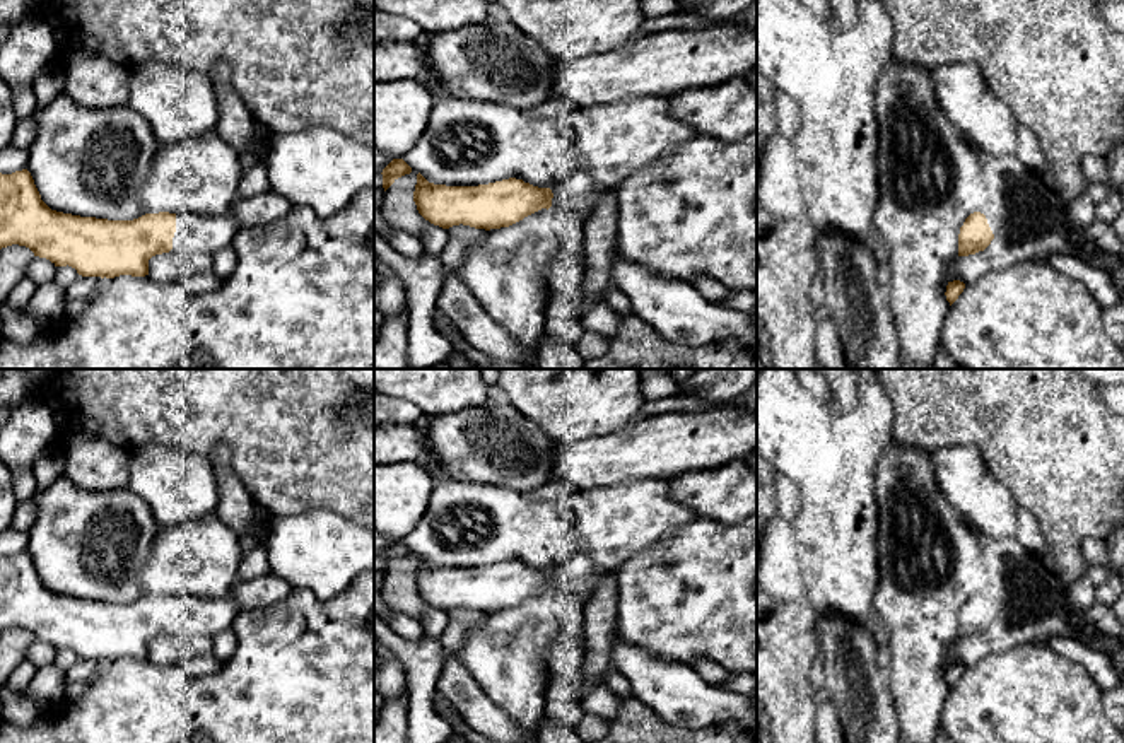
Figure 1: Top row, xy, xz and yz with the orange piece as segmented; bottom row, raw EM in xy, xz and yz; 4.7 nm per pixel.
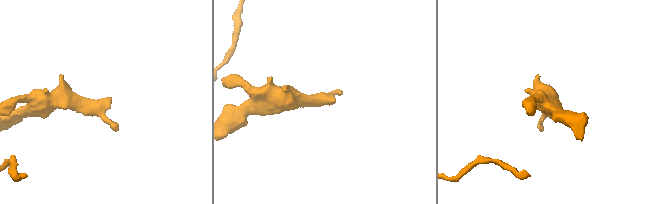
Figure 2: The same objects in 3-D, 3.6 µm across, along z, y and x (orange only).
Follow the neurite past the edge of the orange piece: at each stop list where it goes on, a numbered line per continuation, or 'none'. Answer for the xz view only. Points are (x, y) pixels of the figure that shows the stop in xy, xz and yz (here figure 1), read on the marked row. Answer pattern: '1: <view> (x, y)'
none

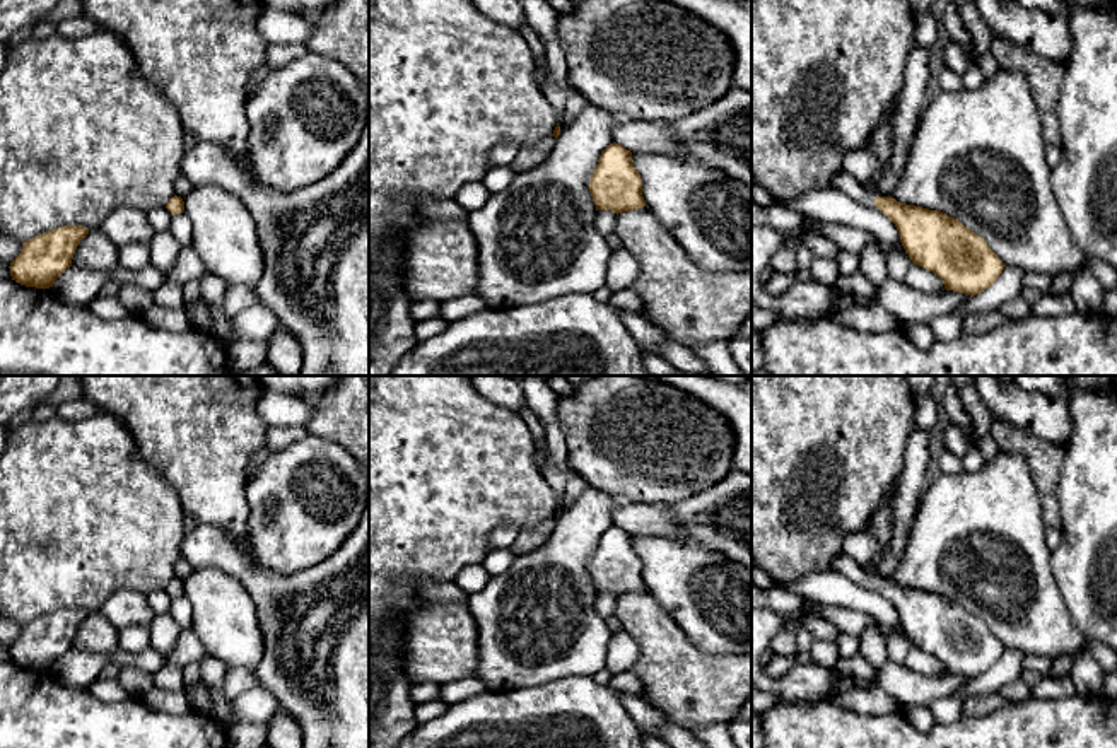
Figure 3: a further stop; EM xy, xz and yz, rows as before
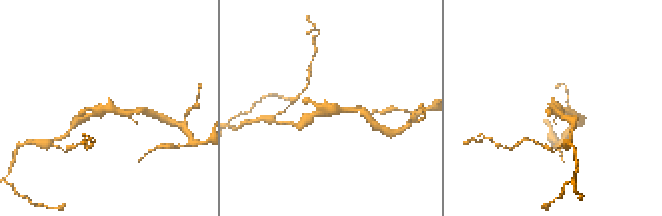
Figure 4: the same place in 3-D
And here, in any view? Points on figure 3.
none

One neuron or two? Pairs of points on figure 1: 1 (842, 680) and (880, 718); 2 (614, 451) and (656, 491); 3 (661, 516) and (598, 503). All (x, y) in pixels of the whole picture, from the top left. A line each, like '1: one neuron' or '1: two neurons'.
1: one neuron
2: two neurons
3: one neuron

